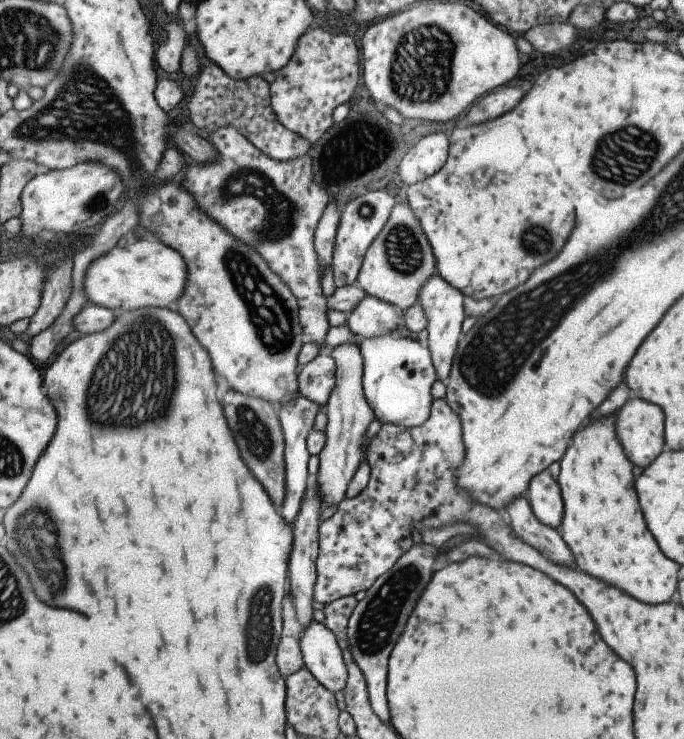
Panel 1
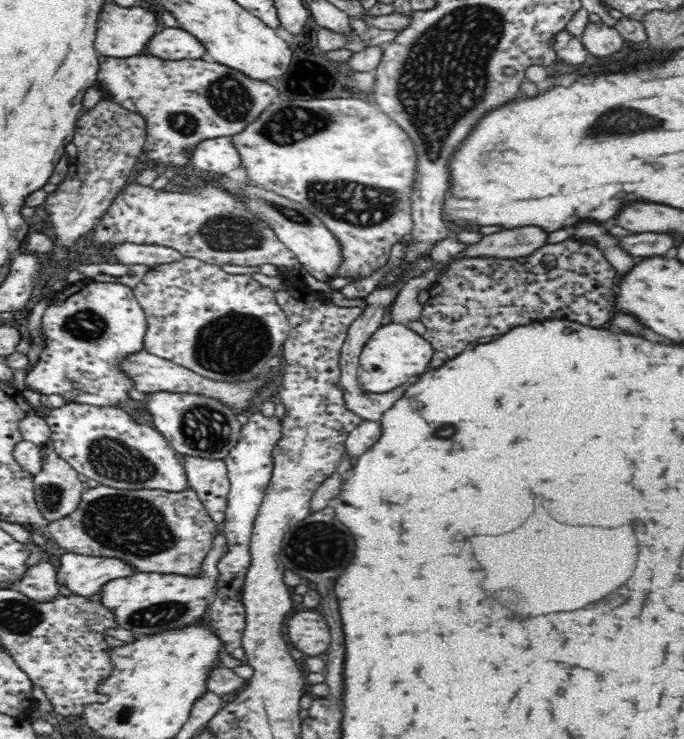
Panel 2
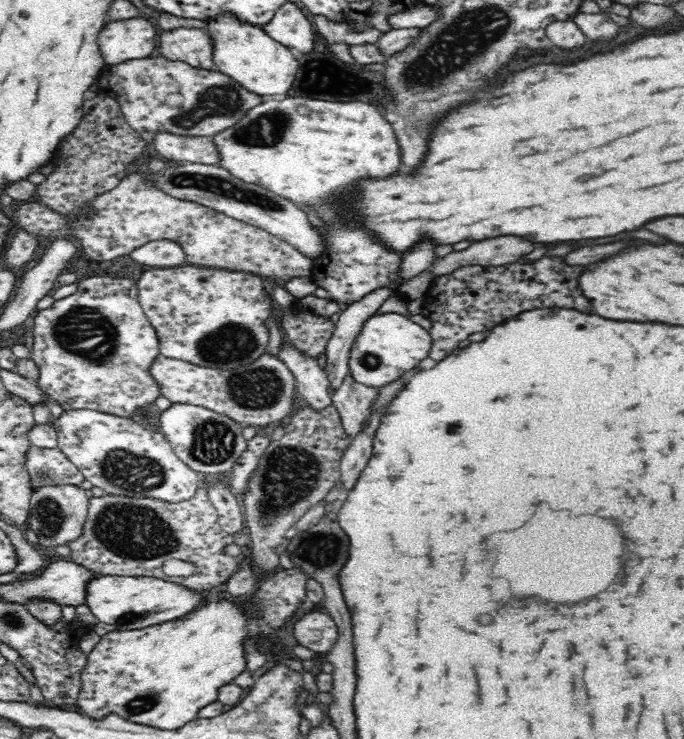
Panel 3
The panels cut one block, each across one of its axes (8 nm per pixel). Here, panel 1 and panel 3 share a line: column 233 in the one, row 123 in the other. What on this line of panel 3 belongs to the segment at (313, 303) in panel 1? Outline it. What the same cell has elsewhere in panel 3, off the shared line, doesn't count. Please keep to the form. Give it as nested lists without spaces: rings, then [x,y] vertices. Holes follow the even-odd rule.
[[[162,56],[106,65],[99,82],[101,90],[118,102],[126,123],[148,143],[154,142],[159,132],[213,138],[238,124],[248,110],[263,104],[262,96],[246,90],[227,74]]]

